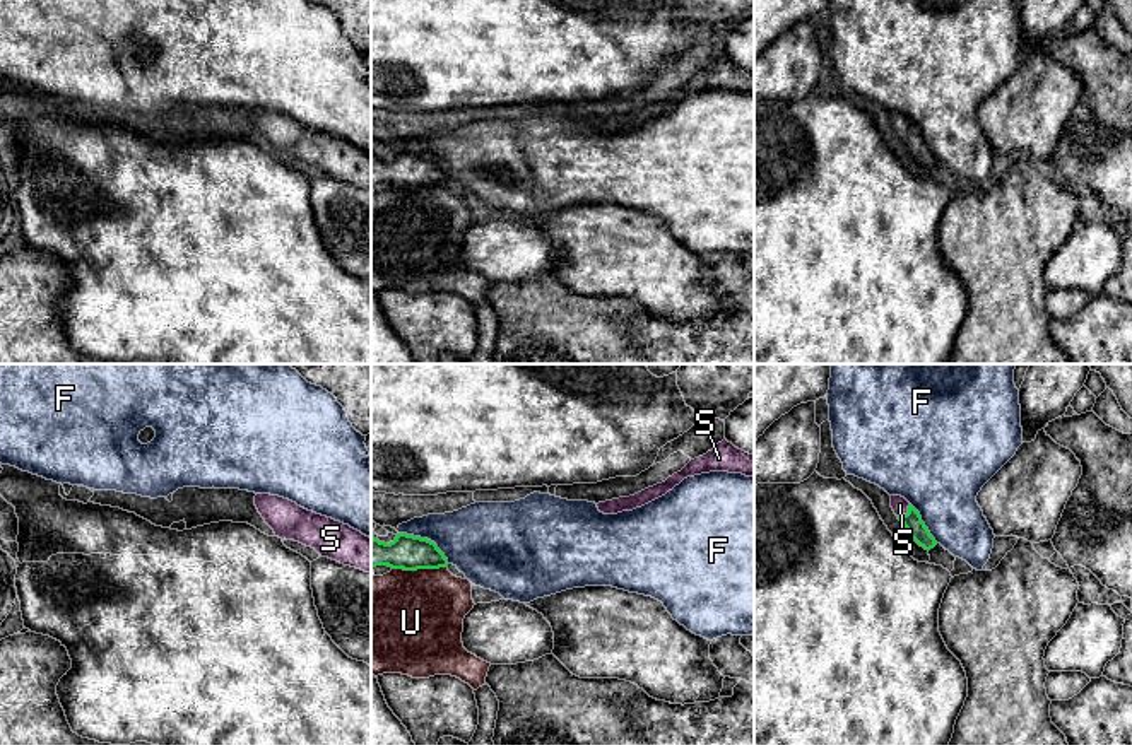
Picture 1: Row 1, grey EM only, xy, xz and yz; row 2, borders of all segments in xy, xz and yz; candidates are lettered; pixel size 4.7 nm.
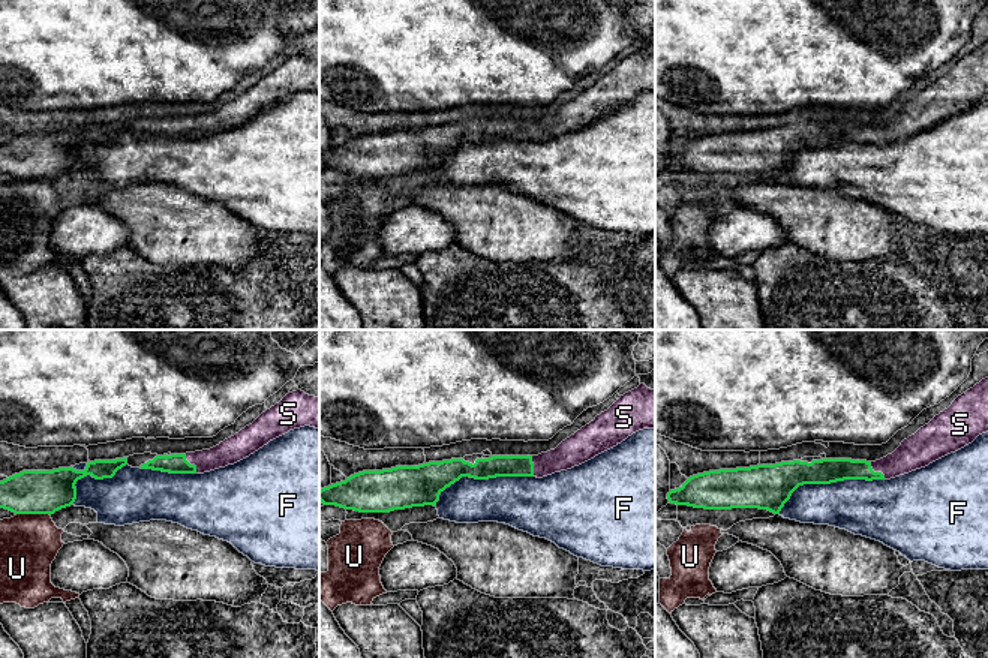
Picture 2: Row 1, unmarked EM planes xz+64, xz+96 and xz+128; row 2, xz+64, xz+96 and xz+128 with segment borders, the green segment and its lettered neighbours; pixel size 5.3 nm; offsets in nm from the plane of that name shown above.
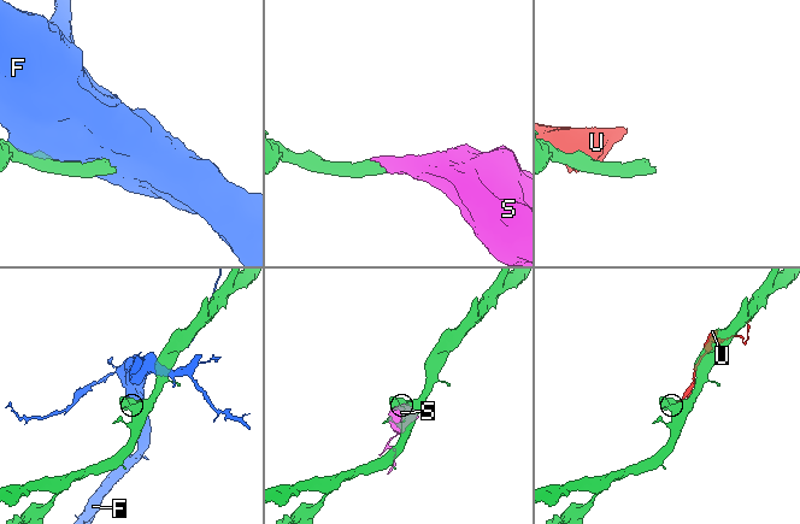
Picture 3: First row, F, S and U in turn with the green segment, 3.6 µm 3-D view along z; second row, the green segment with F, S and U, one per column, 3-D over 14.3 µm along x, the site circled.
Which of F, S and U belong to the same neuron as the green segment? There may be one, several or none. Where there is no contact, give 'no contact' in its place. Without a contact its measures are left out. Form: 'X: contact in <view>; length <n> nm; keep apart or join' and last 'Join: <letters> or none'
F: contact in xz; length 280 nm; keep apart
S: contact in yz; length 90 nm; join
U: contact in xz; length 260 nm; keep apart
Join: S

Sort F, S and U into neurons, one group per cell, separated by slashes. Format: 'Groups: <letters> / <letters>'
Groups: F / S / U

